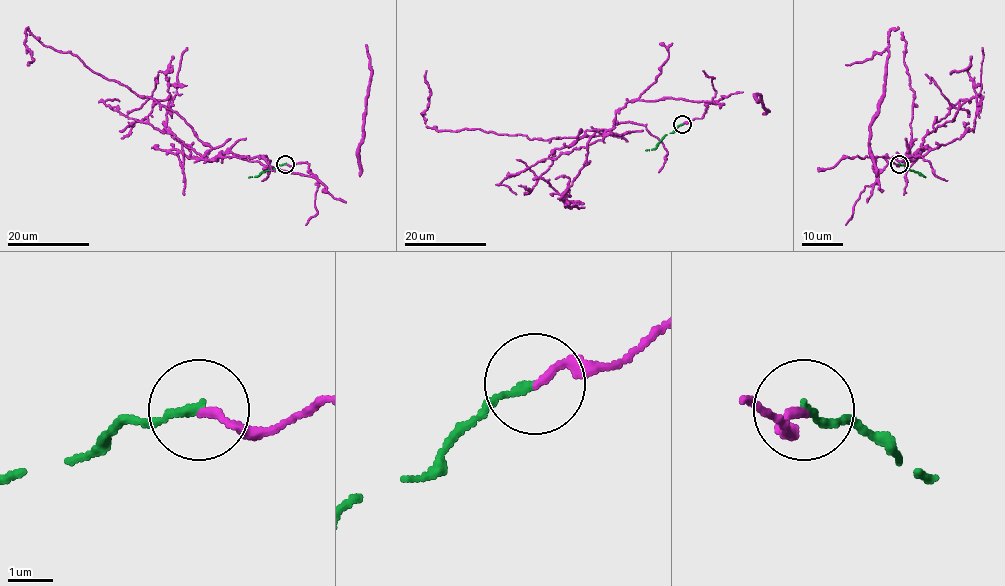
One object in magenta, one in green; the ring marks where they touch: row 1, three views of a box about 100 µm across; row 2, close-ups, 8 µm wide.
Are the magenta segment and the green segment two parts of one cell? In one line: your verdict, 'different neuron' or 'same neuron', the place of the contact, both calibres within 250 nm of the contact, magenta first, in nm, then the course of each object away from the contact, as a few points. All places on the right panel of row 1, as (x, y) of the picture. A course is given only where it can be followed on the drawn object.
different neuron; at (899, 164); 170 nm thick on the magenta side, 170 nm on the other; magenta runs (899, 164), (873, 168), (877, 156), (904, 160), (911, 138), (902, 33), (845, 64); green runs (899, 164), (925, 177)

